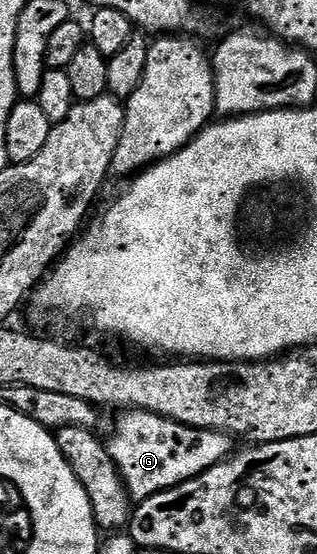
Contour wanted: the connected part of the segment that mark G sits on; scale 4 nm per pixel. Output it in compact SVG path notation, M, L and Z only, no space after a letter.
M123 409L118 412L115 435L106 436L109 457L117 465L123 484L136 504L170 487L181 485L232 454L232 436L221 431L186 427L157 413Z

